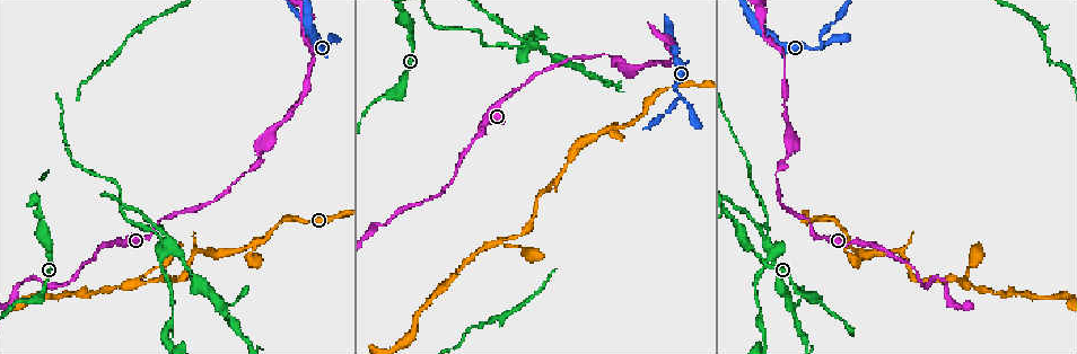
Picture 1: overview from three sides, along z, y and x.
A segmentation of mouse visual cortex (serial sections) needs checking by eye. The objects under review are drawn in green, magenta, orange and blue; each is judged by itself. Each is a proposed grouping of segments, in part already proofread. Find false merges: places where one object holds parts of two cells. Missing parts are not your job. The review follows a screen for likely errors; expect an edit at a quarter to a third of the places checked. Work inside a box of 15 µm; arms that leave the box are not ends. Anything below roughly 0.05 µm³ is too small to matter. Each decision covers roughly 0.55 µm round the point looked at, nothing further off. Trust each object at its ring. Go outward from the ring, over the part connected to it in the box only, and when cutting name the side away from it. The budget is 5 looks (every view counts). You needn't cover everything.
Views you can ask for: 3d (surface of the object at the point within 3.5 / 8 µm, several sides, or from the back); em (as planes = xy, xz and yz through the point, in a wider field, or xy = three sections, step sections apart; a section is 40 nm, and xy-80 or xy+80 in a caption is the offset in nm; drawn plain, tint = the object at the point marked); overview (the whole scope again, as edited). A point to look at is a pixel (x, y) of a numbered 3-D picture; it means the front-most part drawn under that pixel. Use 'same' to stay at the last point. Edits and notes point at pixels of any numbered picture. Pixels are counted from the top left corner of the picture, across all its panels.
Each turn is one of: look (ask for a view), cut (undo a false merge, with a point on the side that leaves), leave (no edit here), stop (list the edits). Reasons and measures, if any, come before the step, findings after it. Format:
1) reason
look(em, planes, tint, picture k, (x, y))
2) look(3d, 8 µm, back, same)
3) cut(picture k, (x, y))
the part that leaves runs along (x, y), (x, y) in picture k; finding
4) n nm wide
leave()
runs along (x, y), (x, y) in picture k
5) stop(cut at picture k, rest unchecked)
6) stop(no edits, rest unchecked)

look(3d, 3.5 µm, picture 1, (850, 246))

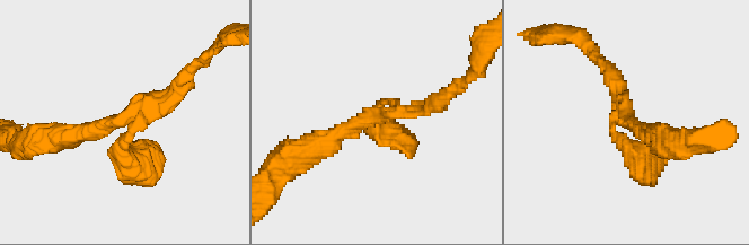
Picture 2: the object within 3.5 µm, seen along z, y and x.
3 arms; arms of 200, 300, 350 nm
look(em, xy, step 3, tint, picture 2, (371, 116))

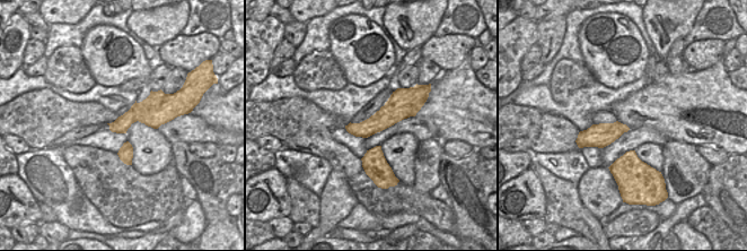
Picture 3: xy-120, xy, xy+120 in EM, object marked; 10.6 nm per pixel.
240 nm wide
leave()
runs along (181, 84), (143, 112), (56, 137) in picture 2; one cell here

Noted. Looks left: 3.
a narrow waist
look(3d, 3.5 µm, picture 1, (618, 68))

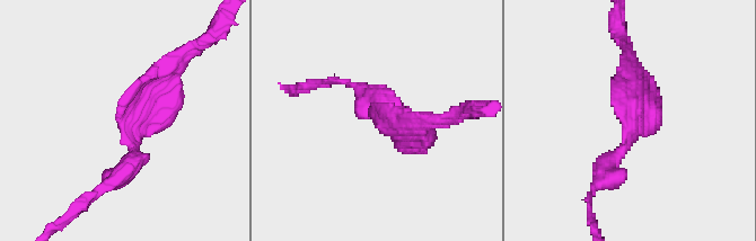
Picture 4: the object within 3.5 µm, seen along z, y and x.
leave()
runs along (108, 184), (167, 73) in picture 4; continuous, no second cell

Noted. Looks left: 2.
stop(no edits, rest unchecked)

